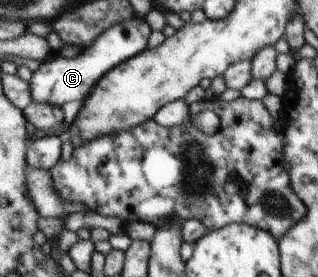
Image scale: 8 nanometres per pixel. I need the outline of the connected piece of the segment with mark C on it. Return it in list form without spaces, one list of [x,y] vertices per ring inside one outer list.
[[[136,17],[107,30],[93,42],[93,45],[83,48],[76,58],[62,58],[54,55],[51,60],[42,64],[31,80],[35,101],[59,107],[77,100],[85,102],[93,95],[96,85],[100,84],[109,72],[146,52],[150,48],[153,34],[146,20]]]

